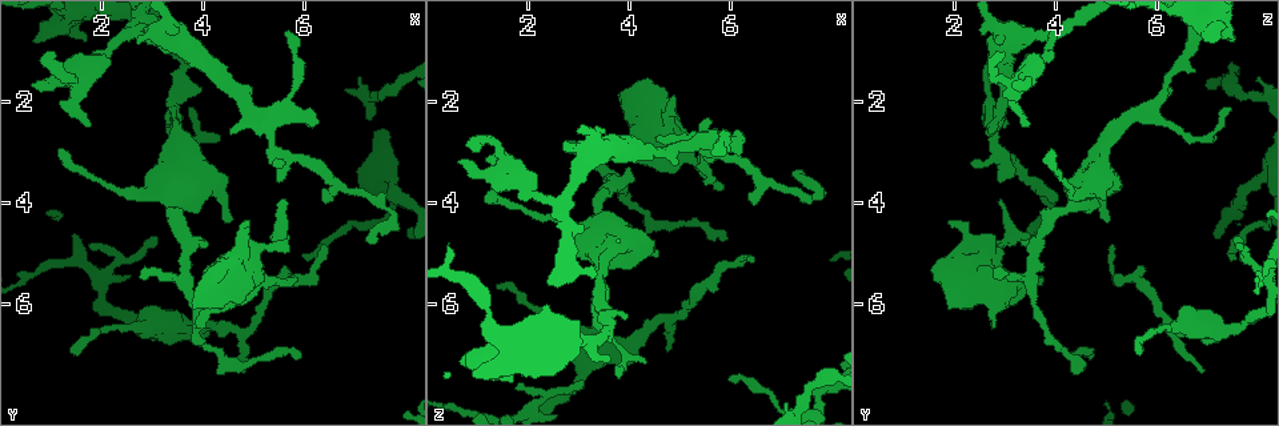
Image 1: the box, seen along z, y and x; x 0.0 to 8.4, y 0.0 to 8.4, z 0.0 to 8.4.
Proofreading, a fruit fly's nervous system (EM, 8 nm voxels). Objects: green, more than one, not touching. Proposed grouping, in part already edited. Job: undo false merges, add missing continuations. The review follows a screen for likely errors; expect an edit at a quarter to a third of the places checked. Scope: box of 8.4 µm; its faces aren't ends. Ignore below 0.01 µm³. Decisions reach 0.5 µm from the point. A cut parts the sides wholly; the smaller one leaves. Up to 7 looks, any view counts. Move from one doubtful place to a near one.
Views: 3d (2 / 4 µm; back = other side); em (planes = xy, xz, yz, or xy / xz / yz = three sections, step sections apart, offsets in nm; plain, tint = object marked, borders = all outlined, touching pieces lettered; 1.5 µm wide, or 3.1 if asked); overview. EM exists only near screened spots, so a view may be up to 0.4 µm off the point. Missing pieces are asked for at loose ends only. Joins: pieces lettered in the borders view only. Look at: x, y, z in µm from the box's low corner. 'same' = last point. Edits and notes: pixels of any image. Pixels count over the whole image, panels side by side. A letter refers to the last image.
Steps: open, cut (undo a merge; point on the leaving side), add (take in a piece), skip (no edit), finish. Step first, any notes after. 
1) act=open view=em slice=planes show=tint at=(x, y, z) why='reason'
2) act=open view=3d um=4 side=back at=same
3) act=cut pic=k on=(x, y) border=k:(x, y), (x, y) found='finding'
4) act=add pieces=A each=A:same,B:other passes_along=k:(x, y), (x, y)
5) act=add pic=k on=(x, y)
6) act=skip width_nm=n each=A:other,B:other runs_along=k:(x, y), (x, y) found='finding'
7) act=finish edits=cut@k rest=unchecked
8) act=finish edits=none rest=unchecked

act=open view=em slice=yz step=8 show=tint at=(3.85, 6.45, 2.75) why='thick end'

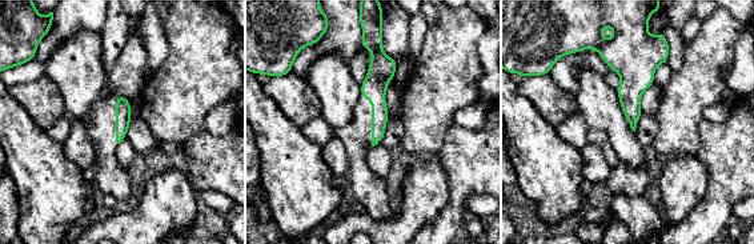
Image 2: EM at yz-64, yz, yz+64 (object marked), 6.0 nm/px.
act=open view=em slice=planes show=borders at=same why='cut it another way'

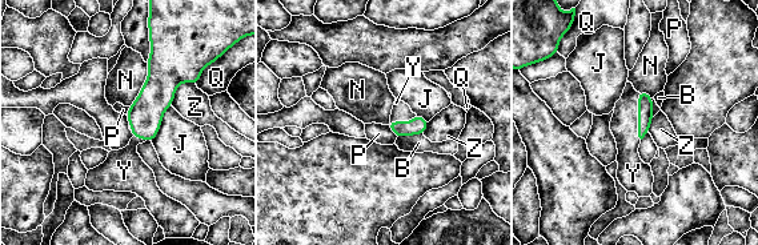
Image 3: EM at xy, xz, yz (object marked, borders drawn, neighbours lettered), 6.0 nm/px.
act=add pieces=Y each=B:other,J:other,N:other,P:other,Q:other,Y:same,Z:other found='the neuron continues'

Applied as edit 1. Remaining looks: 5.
act=open view=overview

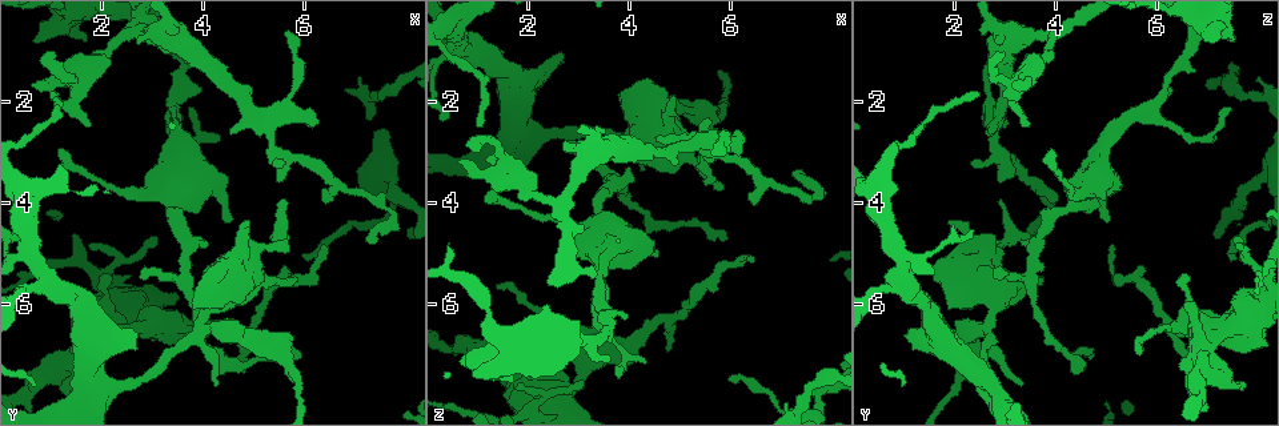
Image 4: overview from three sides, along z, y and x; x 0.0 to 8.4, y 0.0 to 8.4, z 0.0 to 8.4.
act=open view=3d um=4 at=(4.60, 4.35, 5.00) why='an open end'

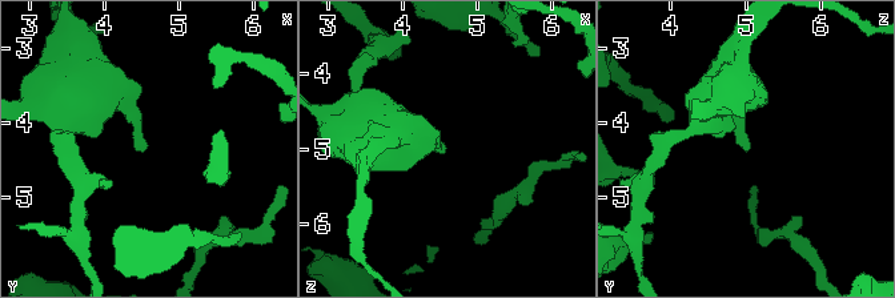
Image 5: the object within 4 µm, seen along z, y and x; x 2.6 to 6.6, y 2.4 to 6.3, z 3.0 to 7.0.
act=open view=em um=3.1 slice=planes show=plain at=(4.55, 4.40, 5.05) why='now the EM'

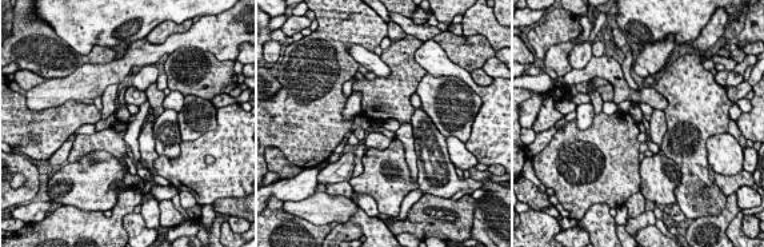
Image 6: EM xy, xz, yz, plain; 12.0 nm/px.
act=open view=em um=3.1 slice=planes show=borders at=same

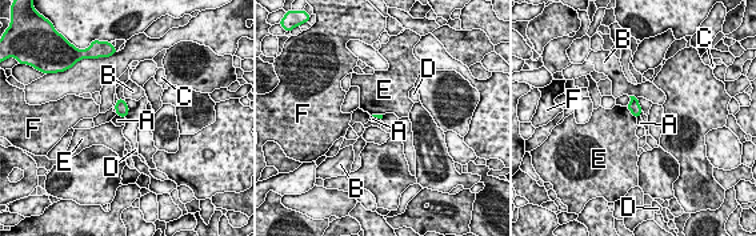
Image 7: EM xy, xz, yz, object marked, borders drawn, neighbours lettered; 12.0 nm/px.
act=skip each=A:other,B:other,C:other,D:other,E:other,F:other found='no lettered piece goes on from it'

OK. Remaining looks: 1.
act=open view=em slice=xz step=8 show=borders at=(2.75, 6.60, 1.10) why='stops while still wide'

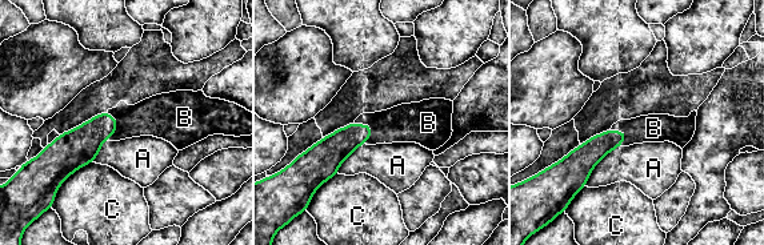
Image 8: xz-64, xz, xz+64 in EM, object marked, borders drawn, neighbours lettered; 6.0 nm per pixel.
act=add pieces=B each=A:other,B:same,C:other found='it goes on there'

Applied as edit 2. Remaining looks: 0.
act=finish edits=add@3,add@8 rest=unchecked

